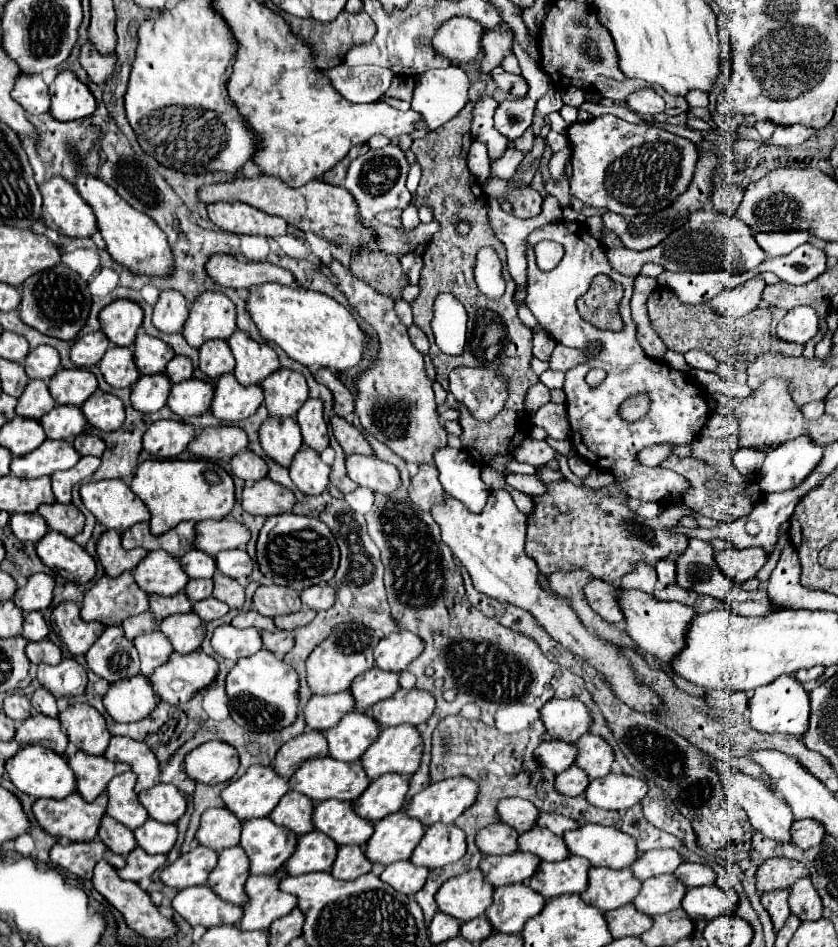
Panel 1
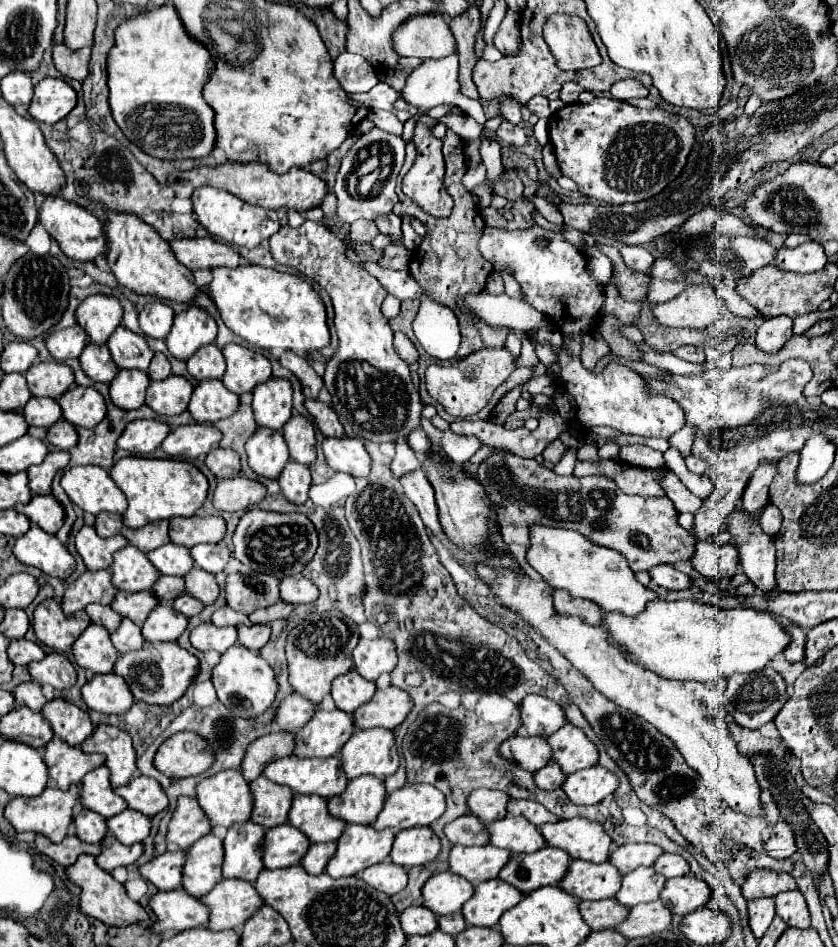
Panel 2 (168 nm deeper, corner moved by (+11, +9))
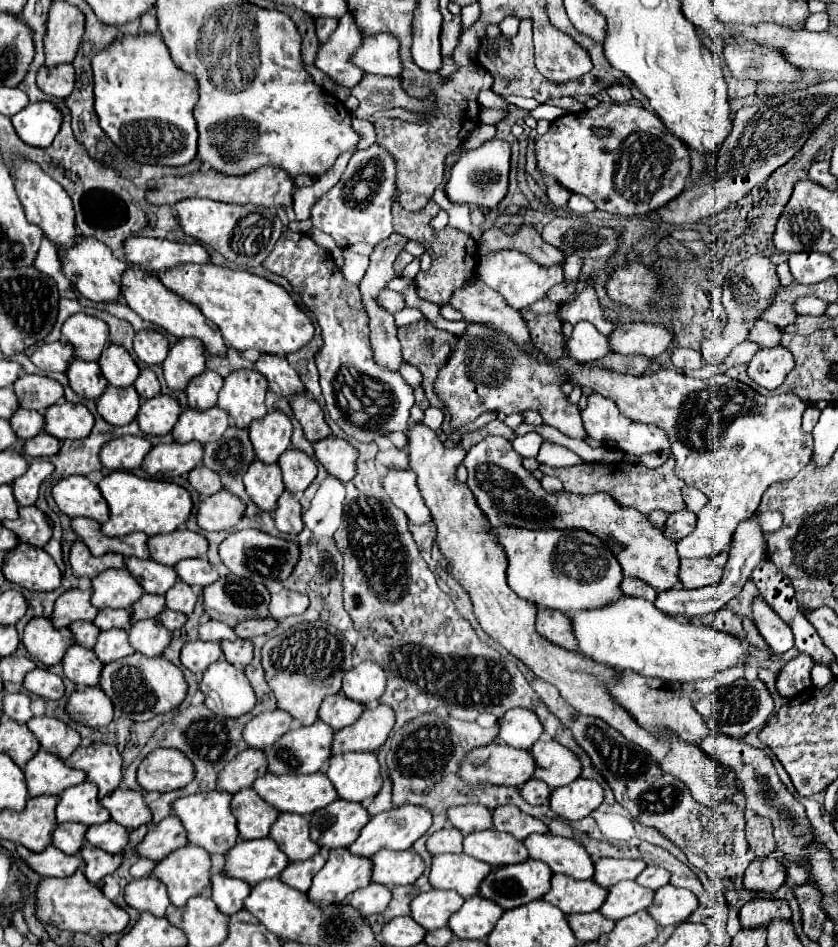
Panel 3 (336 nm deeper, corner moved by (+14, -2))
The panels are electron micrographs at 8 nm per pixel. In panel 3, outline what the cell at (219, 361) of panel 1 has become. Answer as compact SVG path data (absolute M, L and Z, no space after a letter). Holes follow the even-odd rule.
M210 369L204 371L196 379L192 379L192 383L188 383L188 387L186 387L188 405L196 407L196 409L214 407L222 383L224 383L224 379L216 371L210 371Z

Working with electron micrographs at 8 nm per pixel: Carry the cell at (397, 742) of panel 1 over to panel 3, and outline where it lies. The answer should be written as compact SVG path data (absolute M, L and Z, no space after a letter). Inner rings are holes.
M354 751L330 757L328 779L334 783L338 797L346 801L366 801L382 789L380 763L374 751Z

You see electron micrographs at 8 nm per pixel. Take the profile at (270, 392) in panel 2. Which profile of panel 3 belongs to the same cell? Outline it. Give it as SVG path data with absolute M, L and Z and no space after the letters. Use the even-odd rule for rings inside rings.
M270 409L264 419L258 419L248 427L254 453L264 463L278 461L280 453L290 447L292 423L280 409Z

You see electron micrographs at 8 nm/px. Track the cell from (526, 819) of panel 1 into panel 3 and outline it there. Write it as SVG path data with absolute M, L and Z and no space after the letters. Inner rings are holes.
M484 805L452 807L452 811L448 811L448 819L464 835L474 833L474 831L492 829L492 811Z

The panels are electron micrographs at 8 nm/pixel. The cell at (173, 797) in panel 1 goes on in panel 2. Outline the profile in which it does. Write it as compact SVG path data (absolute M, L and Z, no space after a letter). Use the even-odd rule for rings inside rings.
M131 778L125 786L115 788L115 794L119 794L127 802L127 808L137 810L149 818L167 808L167 796L159 782L153 778Z

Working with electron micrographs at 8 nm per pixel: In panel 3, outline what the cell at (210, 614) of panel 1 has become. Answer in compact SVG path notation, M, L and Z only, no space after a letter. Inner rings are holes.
M164 609L164 611L158 615L158 621L160 621L164 627L168 627L170 631L176 631L176 629L182 629L182 627L186 625L188 617L186 617L186 615L180 615L178 611L168 611L168 609Z

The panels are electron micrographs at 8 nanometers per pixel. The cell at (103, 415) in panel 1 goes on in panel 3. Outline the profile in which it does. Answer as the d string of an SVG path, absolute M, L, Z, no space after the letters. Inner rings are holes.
M56 403L48 407L44 431L54 435L56 439L84 439L88 431L94 427L94 415L82 403Z

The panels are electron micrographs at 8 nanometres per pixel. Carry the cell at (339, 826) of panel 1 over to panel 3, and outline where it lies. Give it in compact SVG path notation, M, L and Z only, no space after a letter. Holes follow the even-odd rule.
M280 813L270 829L270 837L280 845L290 861L306 861L320 851L320 847L312 843L308 831L308 819L304 819L302 815Z

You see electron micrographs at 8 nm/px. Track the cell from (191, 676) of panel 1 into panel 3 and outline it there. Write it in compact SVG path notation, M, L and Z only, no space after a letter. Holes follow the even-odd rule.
M140 653L104 665L100 687L112 699L116 717L128 717L132 721L148 721L154 715L176 709L184 701L188 691L184 673L174 663L164 657L146 657Z

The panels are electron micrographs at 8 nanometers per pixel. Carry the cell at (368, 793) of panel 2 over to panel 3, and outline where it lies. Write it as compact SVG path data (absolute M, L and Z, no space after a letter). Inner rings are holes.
M336 799L328 807L312 813L310 835L322 847L322 851L348 847L358 839L358 833L368 819L370 813L362 803Z

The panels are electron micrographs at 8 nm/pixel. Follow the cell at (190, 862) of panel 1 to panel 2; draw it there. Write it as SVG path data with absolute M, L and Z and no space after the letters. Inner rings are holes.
M165 852L147 864L139 866L139 874L151 882L159 892L171 892L181 886L181 870L183 870L185 852Z

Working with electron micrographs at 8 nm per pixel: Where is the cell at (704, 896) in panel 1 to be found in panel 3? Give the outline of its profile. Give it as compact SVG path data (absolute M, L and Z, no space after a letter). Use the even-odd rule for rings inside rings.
M664 885L656 891L654 903L648 907L648 913L656 919L658 925L680 925L684 923L698 907L698 899L688 889L678 889L674 885Z

